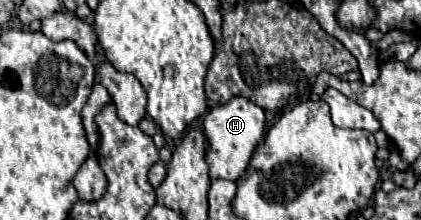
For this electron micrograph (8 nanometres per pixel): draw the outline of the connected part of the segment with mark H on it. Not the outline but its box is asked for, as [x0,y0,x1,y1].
[202,97,266,181]

